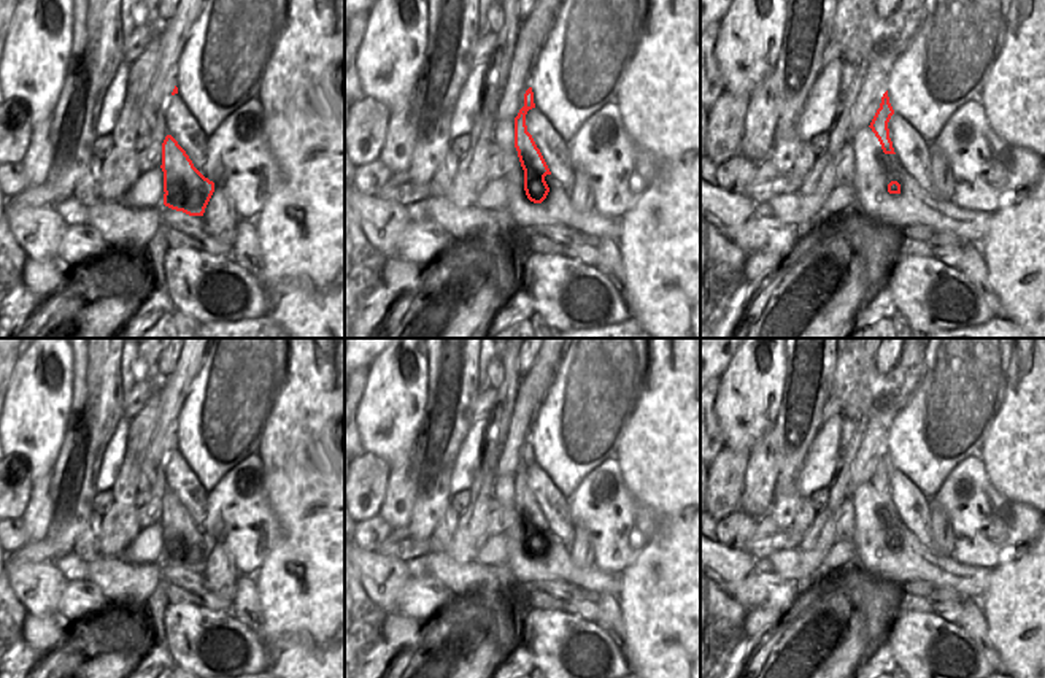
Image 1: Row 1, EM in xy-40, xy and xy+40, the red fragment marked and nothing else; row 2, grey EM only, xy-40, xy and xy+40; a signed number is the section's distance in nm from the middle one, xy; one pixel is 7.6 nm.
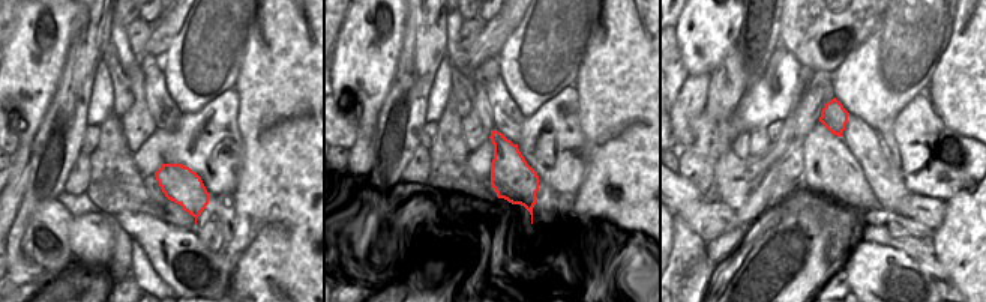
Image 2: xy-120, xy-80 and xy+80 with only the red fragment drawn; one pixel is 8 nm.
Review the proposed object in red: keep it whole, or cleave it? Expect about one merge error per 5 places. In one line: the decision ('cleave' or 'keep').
keep

